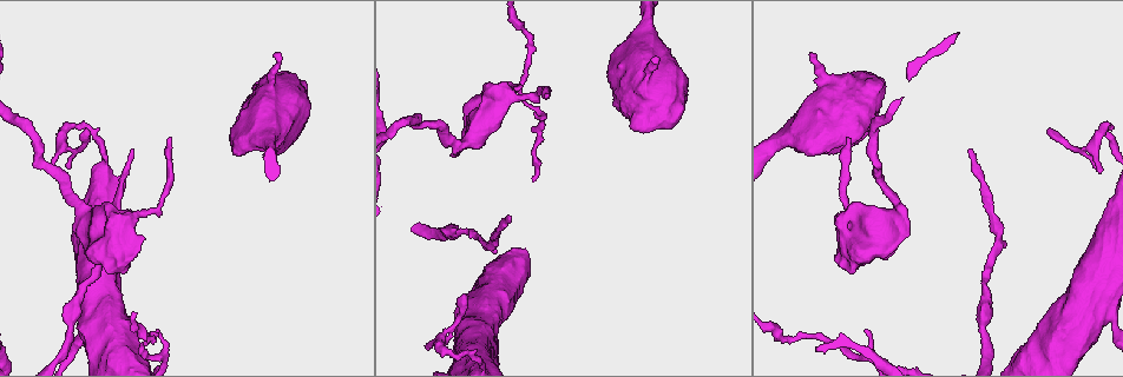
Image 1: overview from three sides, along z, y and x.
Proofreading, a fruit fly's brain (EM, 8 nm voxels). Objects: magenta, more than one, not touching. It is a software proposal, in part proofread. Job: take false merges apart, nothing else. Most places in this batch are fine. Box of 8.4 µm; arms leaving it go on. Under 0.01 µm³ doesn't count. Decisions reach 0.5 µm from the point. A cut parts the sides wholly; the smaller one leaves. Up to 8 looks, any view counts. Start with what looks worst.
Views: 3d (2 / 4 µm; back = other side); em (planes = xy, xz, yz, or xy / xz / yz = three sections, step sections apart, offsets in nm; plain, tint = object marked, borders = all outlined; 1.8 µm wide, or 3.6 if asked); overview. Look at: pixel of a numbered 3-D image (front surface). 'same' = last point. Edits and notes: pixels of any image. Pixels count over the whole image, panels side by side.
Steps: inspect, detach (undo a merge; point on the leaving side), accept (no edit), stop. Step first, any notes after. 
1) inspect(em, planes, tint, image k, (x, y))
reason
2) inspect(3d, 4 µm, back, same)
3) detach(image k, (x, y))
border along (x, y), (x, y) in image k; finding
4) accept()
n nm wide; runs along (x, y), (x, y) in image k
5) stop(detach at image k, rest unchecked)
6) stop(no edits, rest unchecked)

inspect(em, planes, plain, image 1, (898, 205))

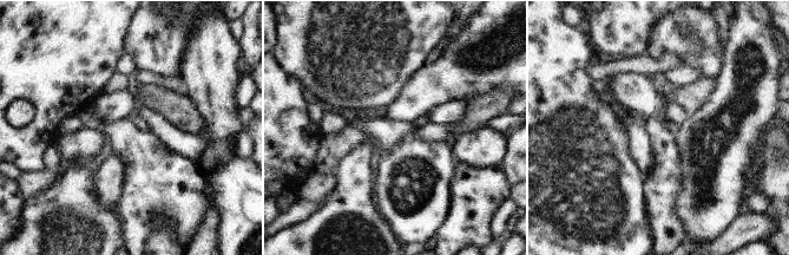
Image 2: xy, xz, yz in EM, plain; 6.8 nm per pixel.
inspect(em, planes, tint, same)
with the object marked

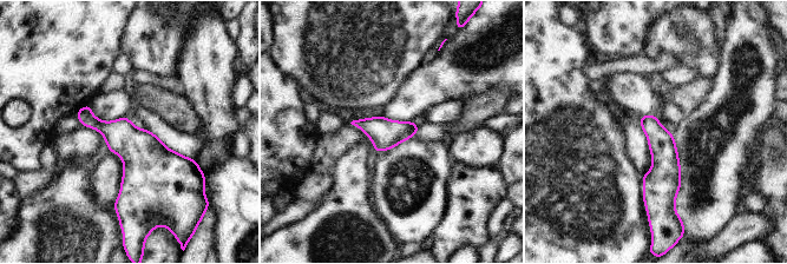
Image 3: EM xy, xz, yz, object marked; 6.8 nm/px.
accept()
continuous, no second neuron

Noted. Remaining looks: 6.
inspect(3d, 4 µm, image 1, (1105, 310))
sudden change in width

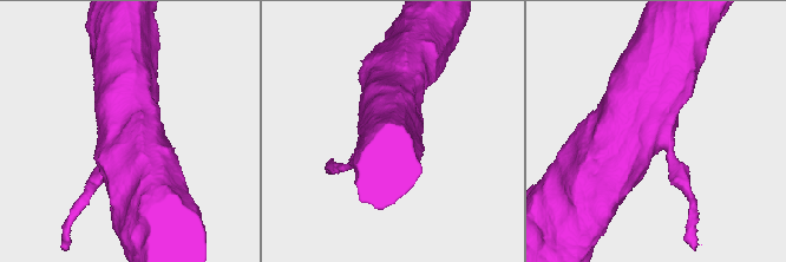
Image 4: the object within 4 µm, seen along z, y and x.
inspect(em, 3.6 µm, planes, tint, image 4, (652, 133))
now the EM

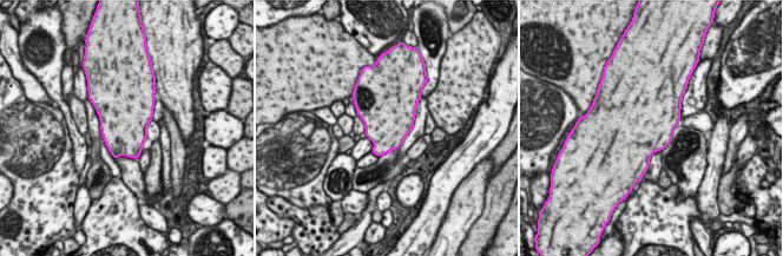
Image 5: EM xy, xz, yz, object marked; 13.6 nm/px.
accept()
continuous, no second neuron

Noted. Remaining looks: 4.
inspect(3d, 4 µm, image 1, (1102, 127))
sharp bend

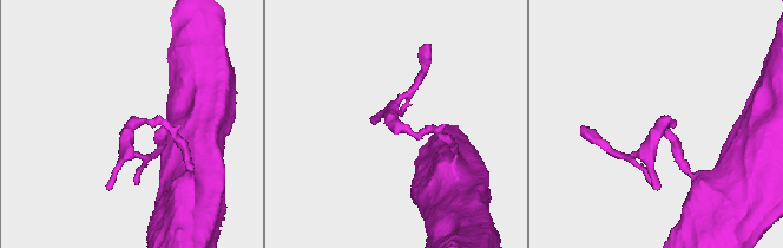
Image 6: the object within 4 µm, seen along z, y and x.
inspect(em, planes, tint, image 6, (397, 124))
now the EM

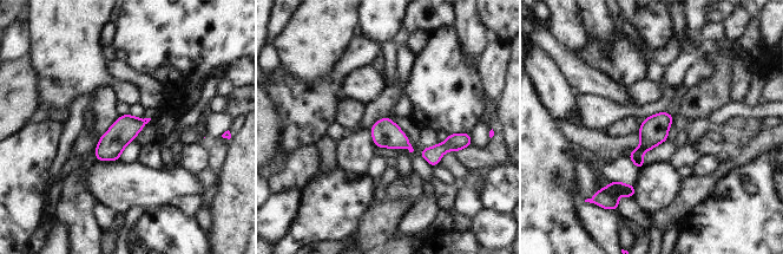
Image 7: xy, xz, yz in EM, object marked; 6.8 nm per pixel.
accept()
all the same neuron

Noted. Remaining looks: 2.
stop(no edits, rest unchecked)

